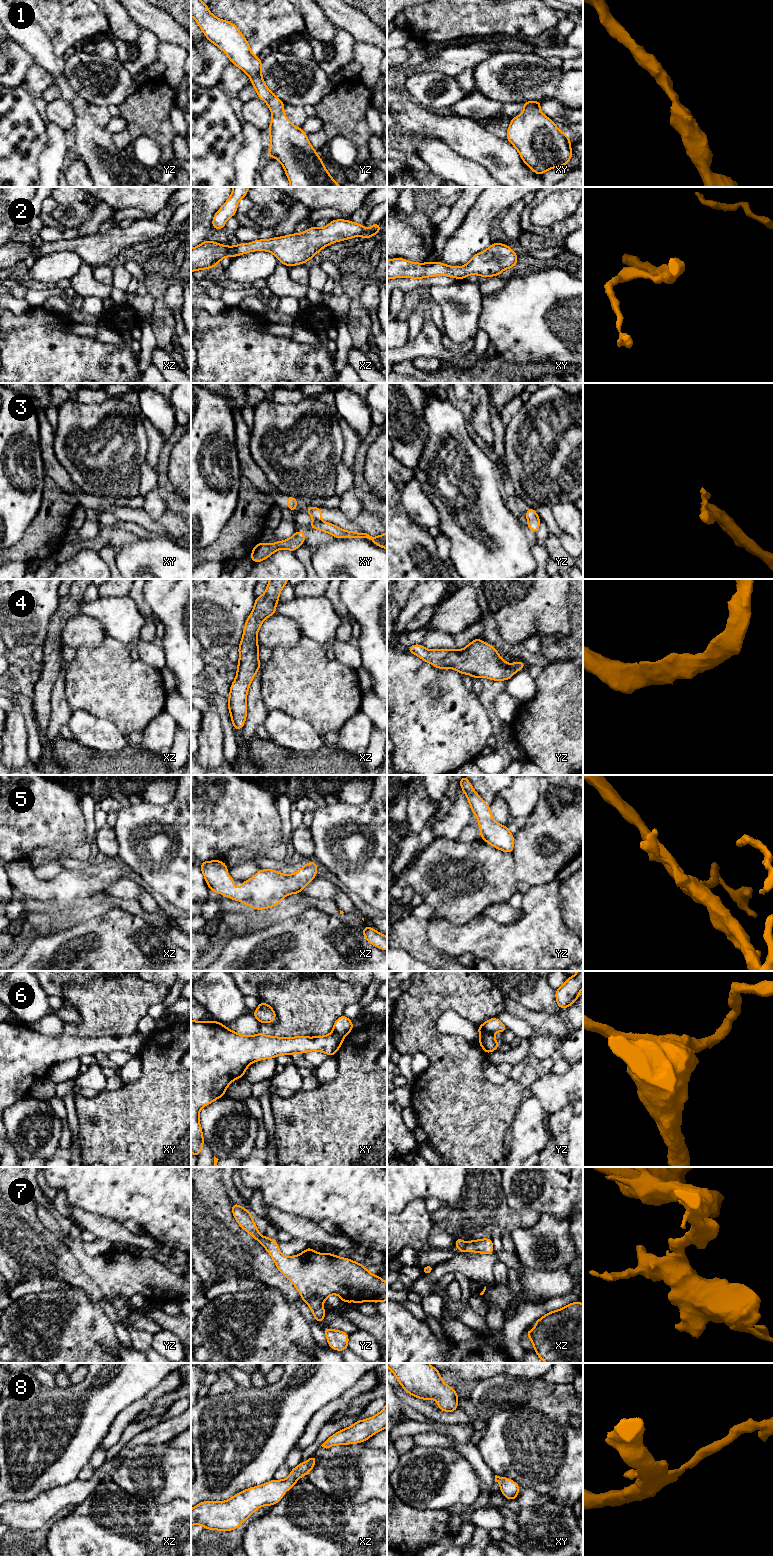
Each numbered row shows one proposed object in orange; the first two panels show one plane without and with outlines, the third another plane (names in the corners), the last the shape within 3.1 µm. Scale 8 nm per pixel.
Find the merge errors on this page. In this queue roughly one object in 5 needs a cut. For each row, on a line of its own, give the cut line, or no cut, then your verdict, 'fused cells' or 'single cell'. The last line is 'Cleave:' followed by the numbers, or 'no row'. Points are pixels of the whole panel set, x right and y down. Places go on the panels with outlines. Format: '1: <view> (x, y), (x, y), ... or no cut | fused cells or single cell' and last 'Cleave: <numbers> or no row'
1: no cut | single cell
2: no cut | single cell
3: yz (538, 517), (528, 520) | fused cells
4: no cut | single cell
5: no cut | single cell
6: yz (492, 1032), (482, 1032), (480, 1034) | fused cells
7: no cut | single cell
8: no cut | single cell
Cleave: 3, 6

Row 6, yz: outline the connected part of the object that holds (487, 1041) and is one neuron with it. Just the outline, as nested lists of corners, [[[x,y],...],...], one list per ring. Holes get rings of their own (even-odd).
[[[493,1033],[480,1034],[478,1042],[486,1054],[491,1053],[494,1050],[497,1050],[499,1047],[499,1043],[496,1041]]]

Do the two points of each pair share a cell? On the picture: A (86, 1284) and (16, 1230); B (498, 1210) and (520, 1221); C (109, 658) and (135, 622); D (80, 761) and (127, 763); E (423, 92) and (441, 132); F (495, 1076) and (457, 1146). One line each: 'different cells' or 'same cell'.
A: same cell
B: same cell
C: different cells
D: same cell
E: different cells
F: different cells

